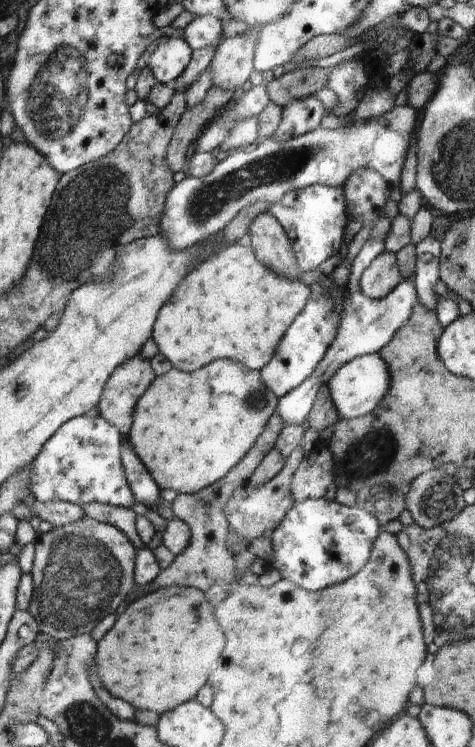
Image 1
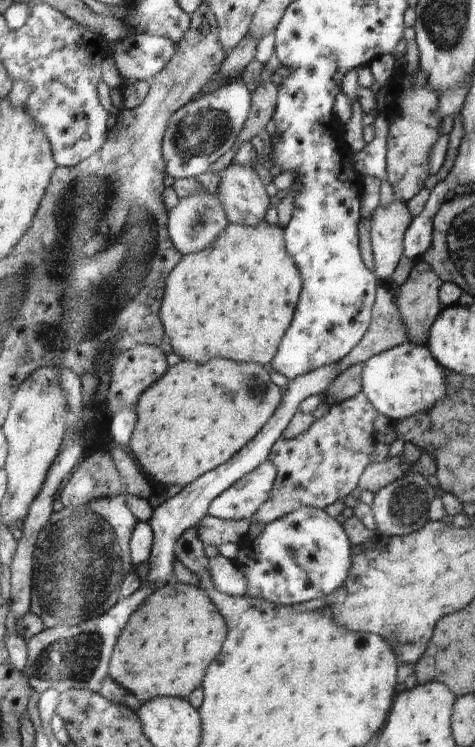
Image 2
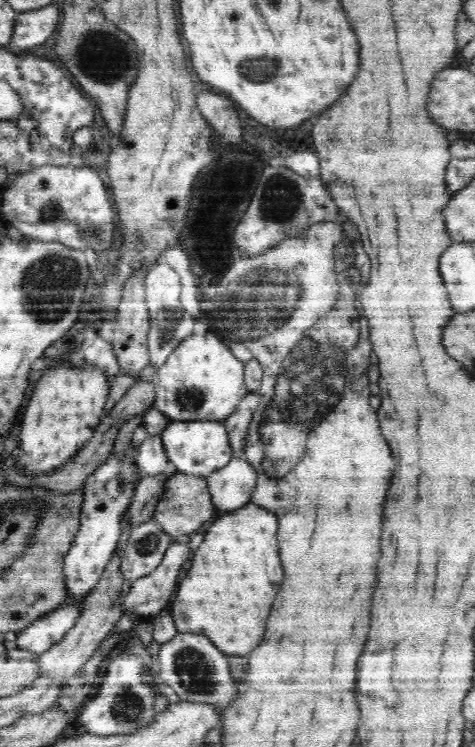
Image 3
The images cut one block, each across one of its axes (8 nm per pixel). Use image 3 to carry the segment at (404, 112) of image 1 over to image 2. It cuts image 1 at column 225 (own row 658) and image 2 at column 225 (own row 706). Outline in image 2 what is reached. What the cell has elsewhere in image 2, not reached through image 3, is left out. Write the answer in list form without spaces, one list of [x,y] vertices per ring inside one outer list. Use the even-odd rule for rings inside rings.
[[[202,184],[198,193],[180,199],[177,206],[167,215],[168,234],[183,256],[206,249],[216,240],[216,237],[220,236],[229,223],[228,217],[220,204],[217,191],[215,194],[208,194],[207,189]]]

